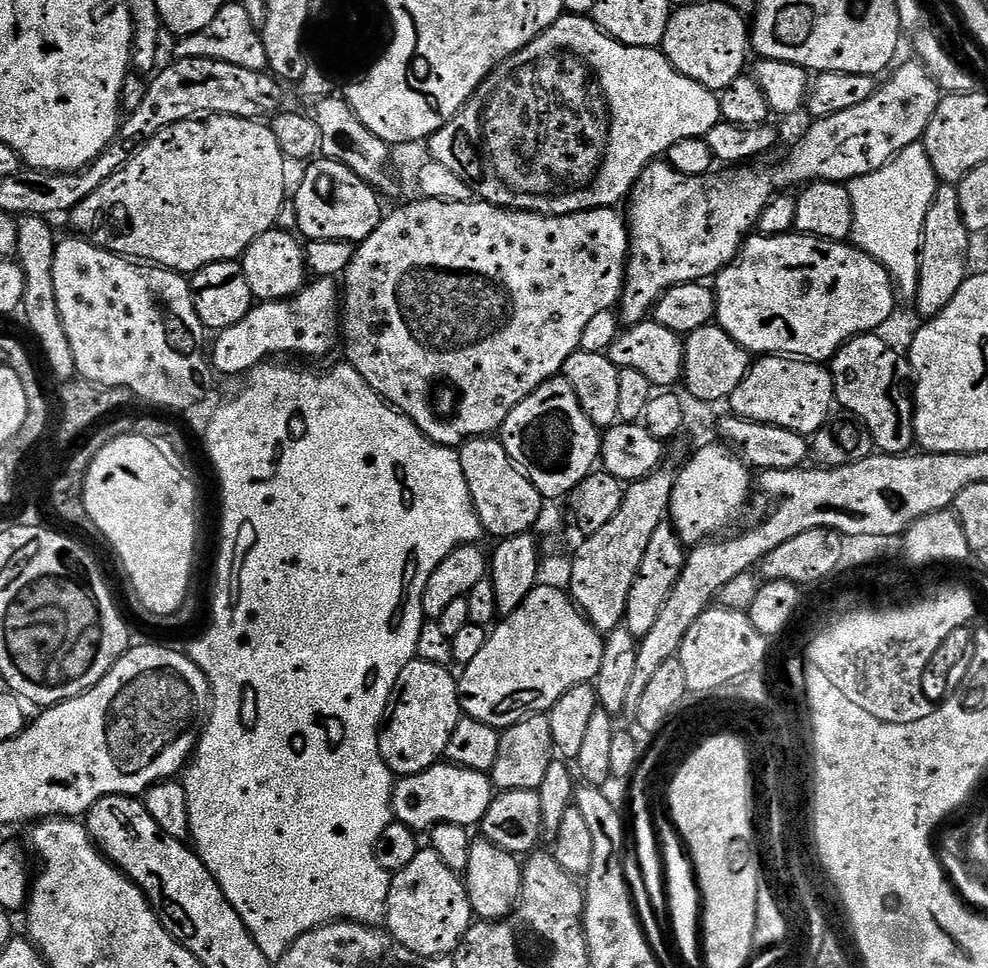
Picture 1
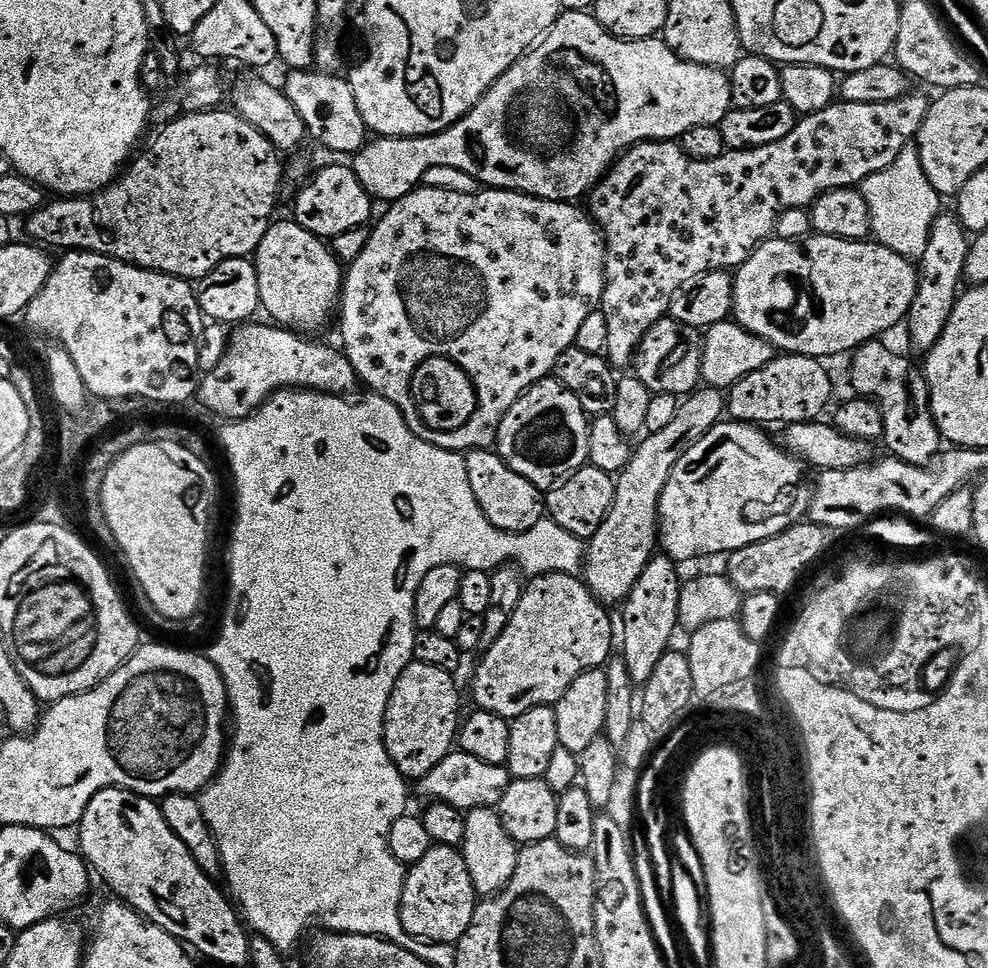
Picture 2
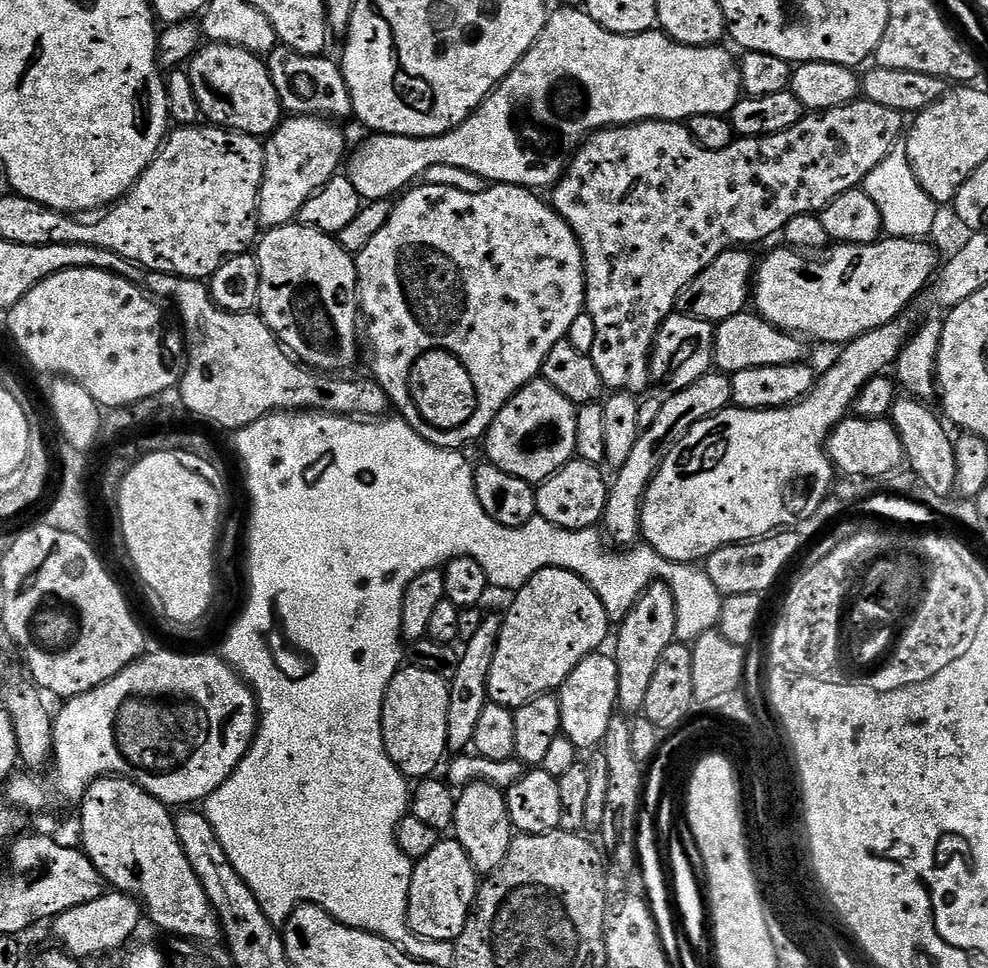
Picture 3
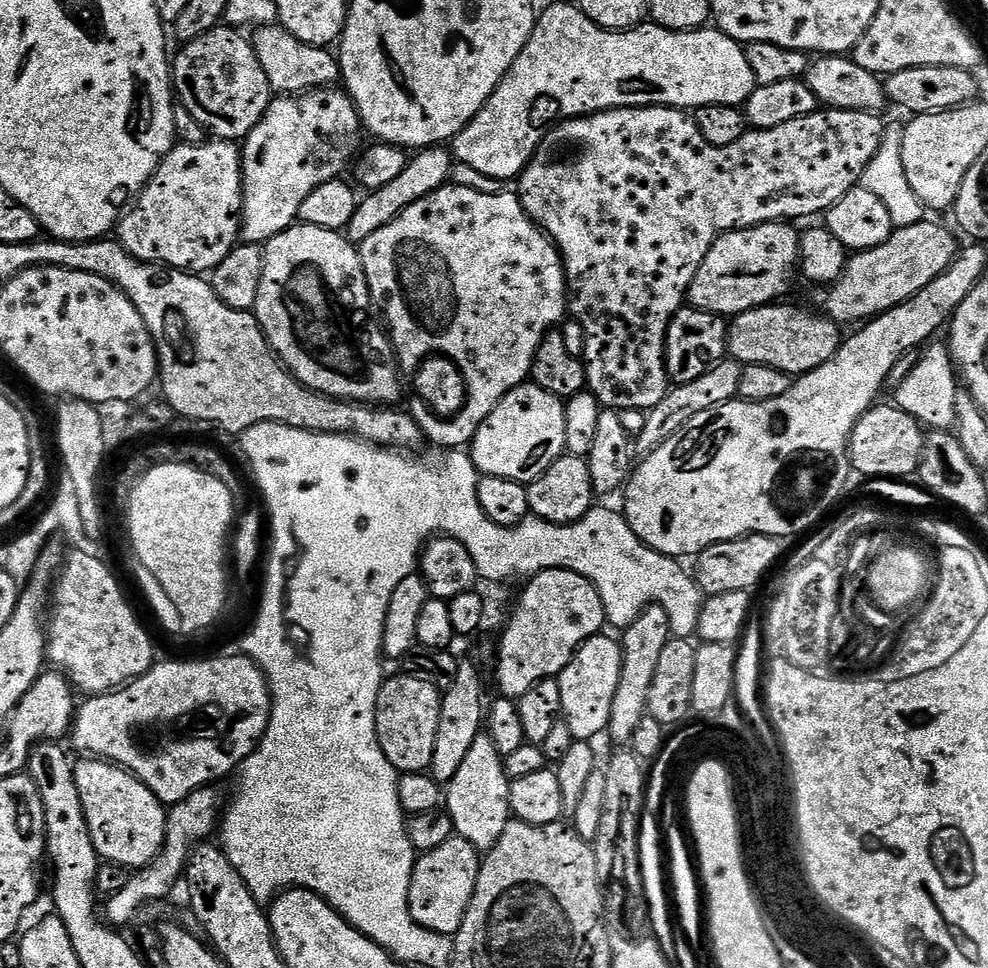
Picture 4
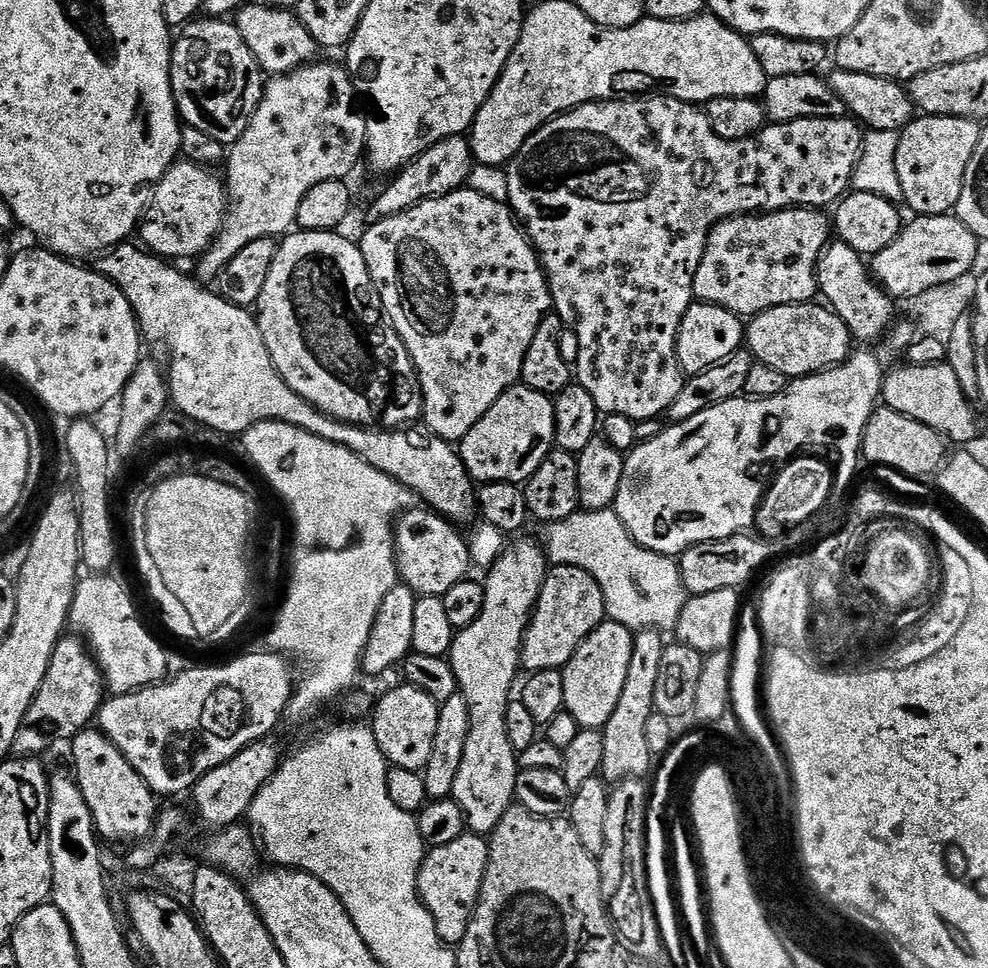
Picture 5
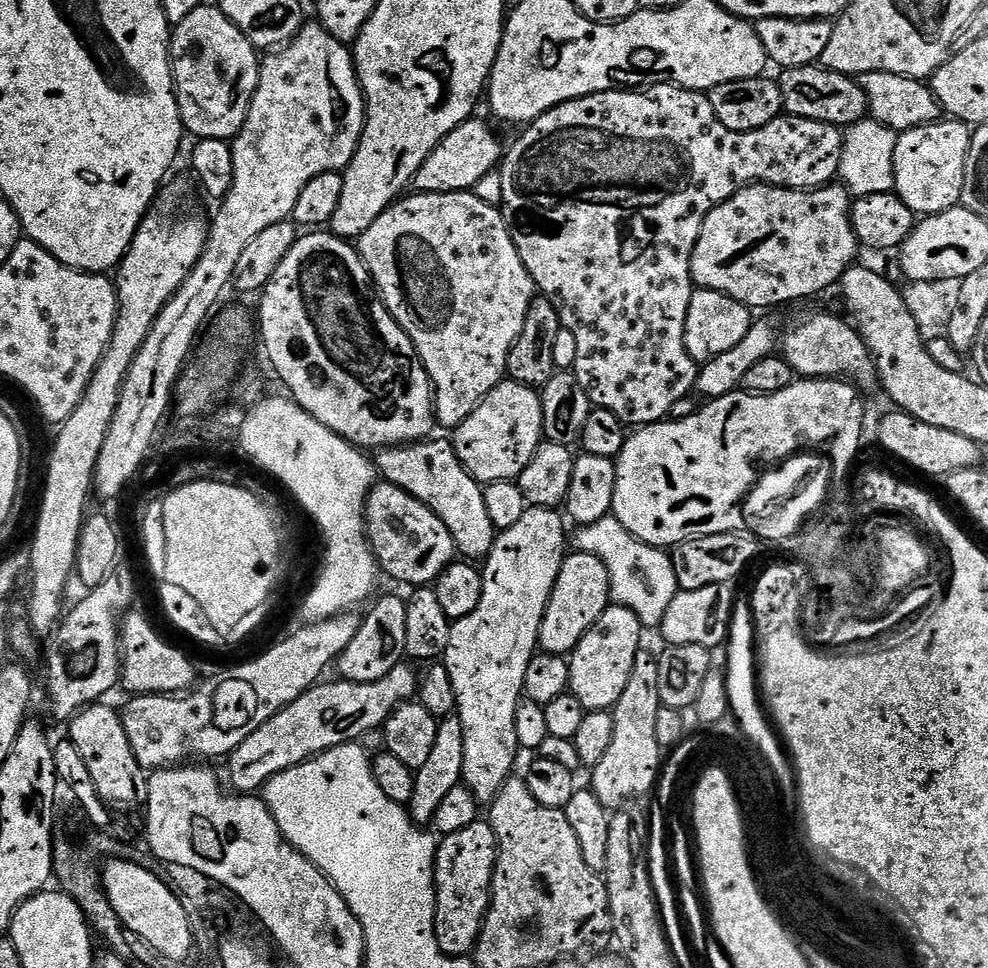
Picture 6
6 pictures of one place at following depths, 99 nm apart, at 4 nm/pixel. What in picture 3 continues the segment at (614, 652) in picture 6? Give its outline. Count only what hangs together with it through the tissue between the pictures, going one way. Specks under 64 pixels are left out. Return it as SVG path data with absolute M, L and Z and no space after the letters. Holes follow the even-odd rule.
M593 654L586 657L566 678L558 690L560 702L560 731L570 738L578 750L603 745L606 738L606 726L610 726L618 705L618 666L611 655Z

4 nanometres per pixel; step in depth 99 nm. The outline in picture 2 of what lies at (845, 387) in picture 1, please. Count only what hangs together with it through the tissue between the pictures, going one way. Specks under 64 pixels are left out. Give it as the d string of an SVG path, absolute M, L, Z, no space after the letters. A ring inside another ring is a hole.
M879 339L869 340L868 343L851 353L852 388L856 391L853 393L869 400L878 401L880 413L884 419L882 444L885 444L892 451L889 453L902 462L910 462L914 466L927 468L939 457L942 451L942 437L932 417L932 405L928 402L928 381L924 379L923 371L917 365L915 368L906 357L891 352L886 345L880 343L884 342Z

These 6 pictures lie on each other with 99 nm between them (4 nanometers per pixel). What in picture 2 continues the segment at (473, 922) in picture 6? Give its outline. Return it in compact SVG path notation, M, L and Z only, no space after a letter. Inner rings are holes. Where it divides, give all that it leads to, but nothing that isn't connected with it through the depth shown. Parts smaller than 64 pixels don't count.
M438 844L428 851L422 862L407 869L400 903L402 926L417 941L452 946L466 934L477 903L474 882L470 870L466 870L463 851Z

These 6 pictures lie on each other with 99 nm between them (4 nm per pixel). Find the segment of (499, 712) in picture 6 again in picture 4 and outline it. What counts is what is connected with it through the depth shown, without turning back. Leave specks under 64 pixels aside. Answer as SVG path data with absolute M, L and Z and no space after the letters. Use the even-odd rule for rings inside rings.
M481 734L474 738L474 746L470 746L458 774L454 774L454 778L446 785L446 811L452 820L455 835L473 844L477 850L495 846L498 838L502 838L502 830L506 830L508 821L513 819L511 785L512 781L504 769L504 757L498 746L494 746L492 737Z

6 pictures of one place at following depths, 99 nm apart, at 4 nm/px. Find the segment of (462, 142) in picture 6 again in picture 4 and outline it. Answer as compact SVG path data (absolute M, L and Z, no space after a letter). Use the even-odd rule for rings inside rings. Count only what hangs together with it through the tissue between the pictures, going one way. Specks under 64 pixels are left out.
M433 146L419 149L409 159L402 174L398 174L398 178L394 178L394 182L386 182L386 186L371 189L365 195L368 197L365 200L363 197L357 203L354 218L350 218L346 229L348 239L358 246L366 238L370 238L370 234L374 234L374 230L382 230L382 226L394 222L394 218L398 218L398 214L402 210L406 210L406 206L414 206L414 202L426 198L431 192L436 192L449 183L453 167L454 157L447 147Z

